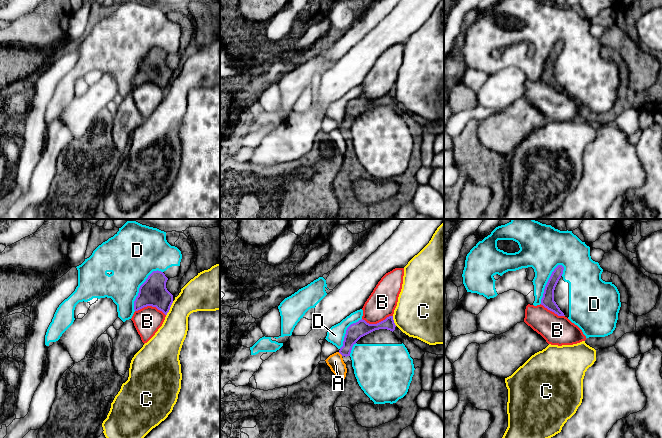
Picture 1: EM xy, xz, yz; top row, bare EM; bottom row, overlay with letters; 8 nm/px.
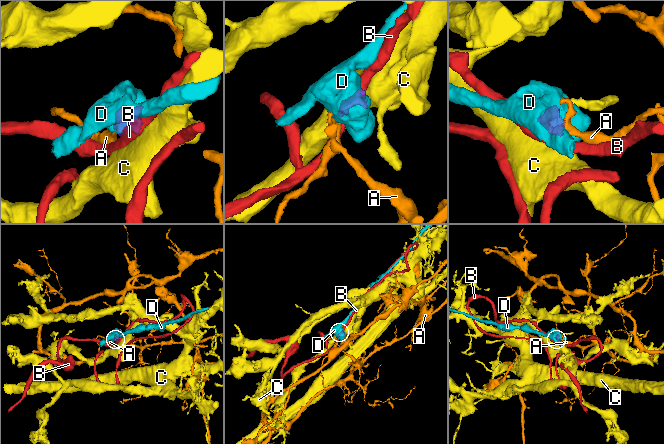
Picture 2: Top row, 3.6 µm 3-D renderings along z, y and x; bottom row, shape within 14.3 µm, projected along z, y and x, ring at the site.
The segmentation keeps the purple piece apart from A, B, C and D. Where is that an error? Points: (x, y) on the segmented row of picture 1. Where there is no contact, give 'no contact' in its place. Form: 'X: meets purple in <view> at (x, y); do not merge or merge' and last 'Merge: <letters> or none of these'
A: meets purple in xz at (340, 353); do not merge
B: meets purple in xy at (150, 305); do not merge
C: meets purple in xy at (169, 308); do not merge
D: meets purple in yz at (547, 283); do not merge
Merge: none of these

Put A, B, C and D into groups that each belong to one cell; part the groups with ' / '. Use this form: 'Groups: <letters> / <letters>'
Groups: A / B / C / D

